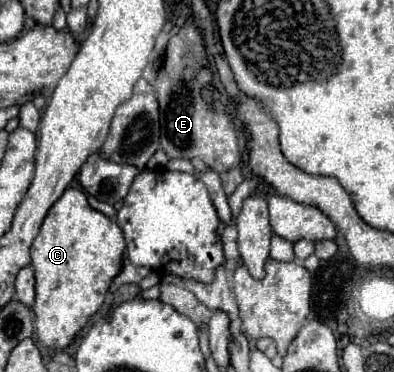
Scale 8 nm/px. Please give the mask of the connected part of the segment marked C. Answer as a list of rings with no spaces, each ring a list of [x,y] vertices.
[[[66,189],[48,211],[30,247],[36,290],[34,327],[42,347],[64,349],[72,343],[76,333],[104,303],[112,279],[122,269],[124,251],[124,233],[118,223],[92,209],[82,189]]]

